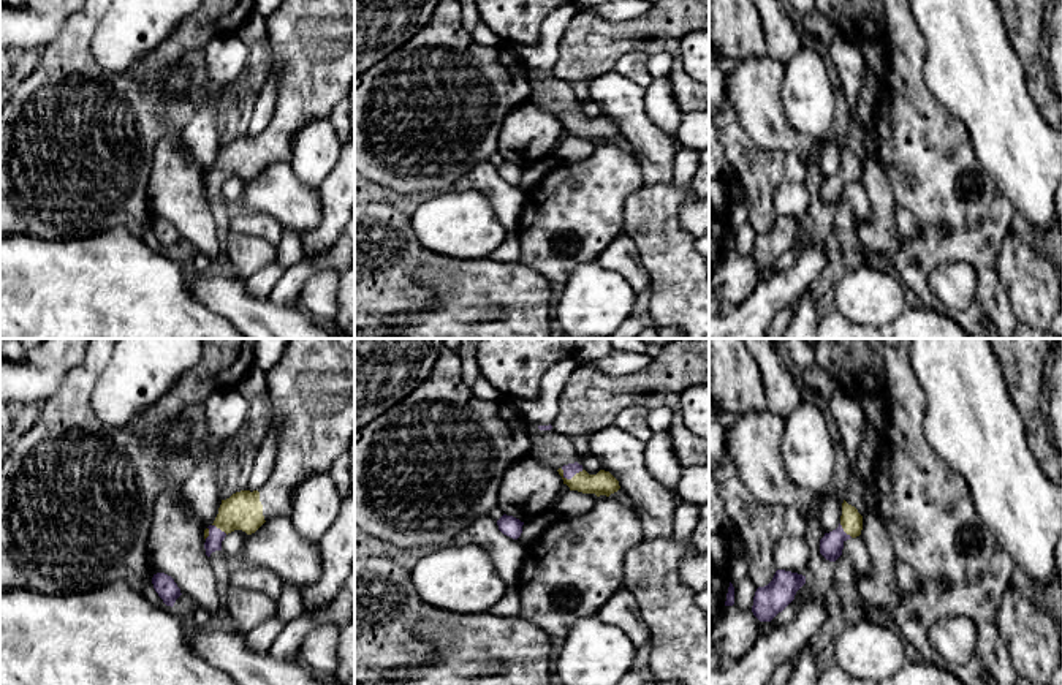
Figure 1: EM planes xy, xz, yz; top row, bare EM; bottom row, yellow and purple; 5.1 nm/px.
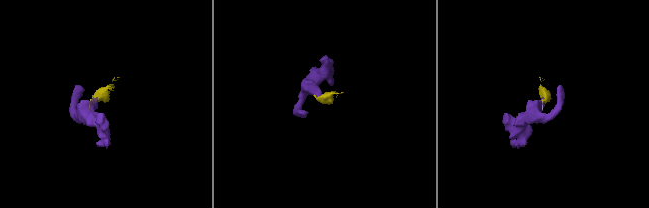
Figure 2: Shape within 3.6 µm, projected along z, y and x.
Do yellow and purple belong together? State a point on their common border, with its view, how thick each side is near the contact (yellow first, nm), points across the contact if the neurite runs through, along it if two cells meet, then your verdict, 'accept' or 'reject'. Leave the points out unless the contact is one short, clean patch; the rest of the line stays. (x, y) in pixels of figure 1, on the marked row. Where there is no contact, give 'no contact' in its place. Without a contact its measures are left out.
xz (572, 478) | 120/70 nm | across xz (603, 483), (584, 483), (572, 478), (570, 470) | accept

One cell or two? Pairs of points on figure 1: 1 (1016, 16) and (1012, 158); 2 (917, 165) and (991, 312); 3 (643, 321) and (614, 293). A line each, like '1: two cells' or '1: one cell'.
1: two cells
2: one cell
3: two cells

